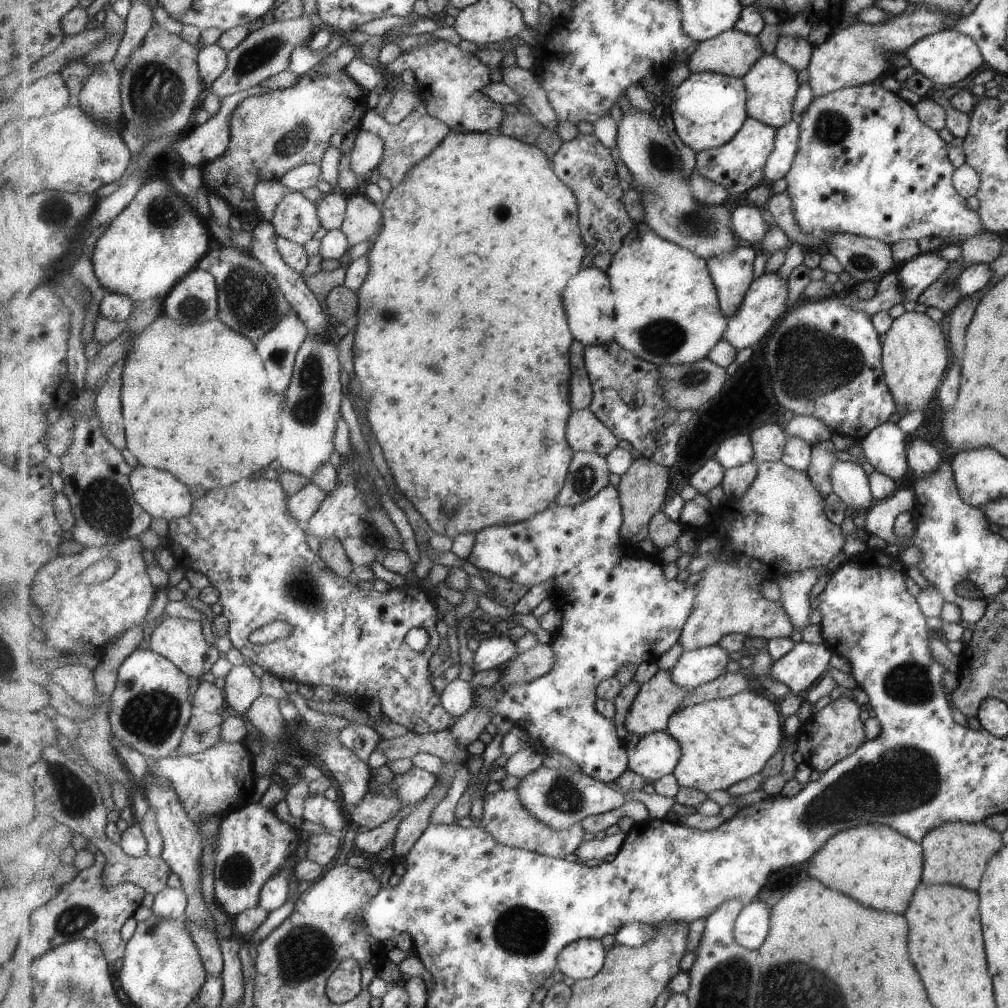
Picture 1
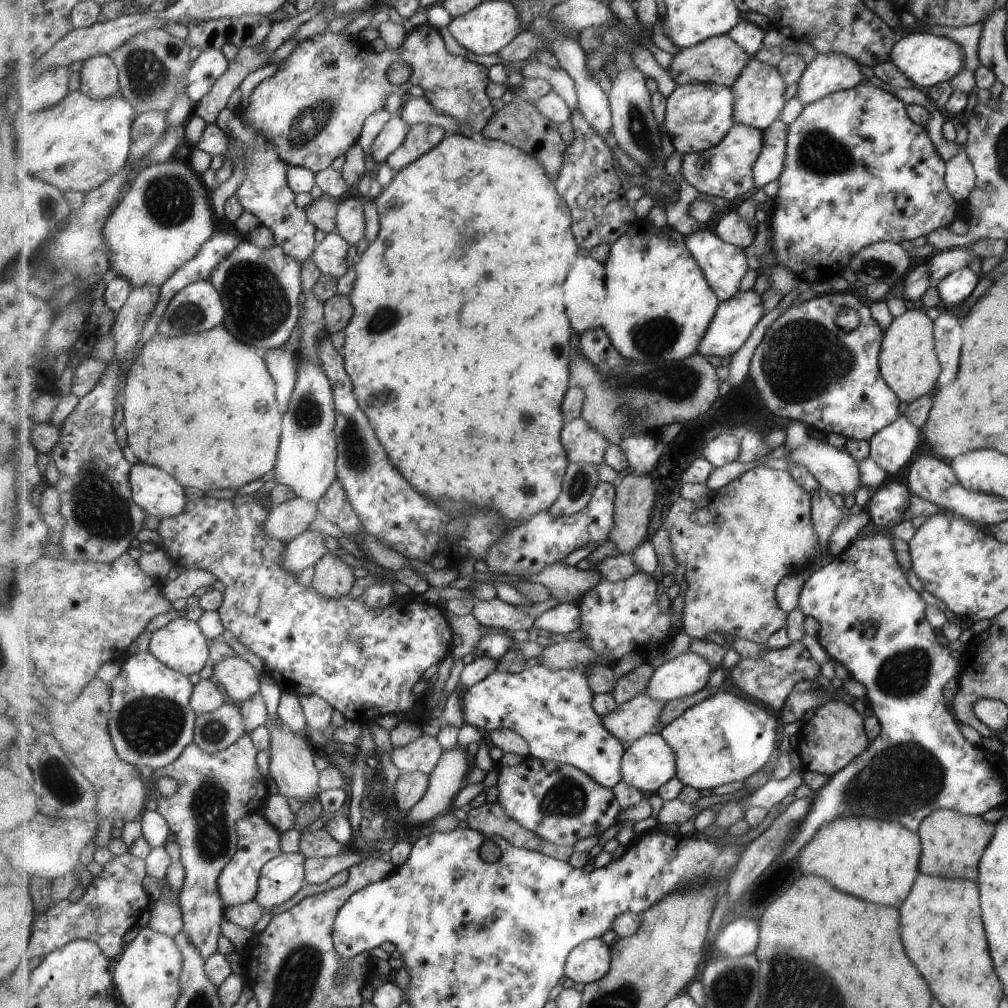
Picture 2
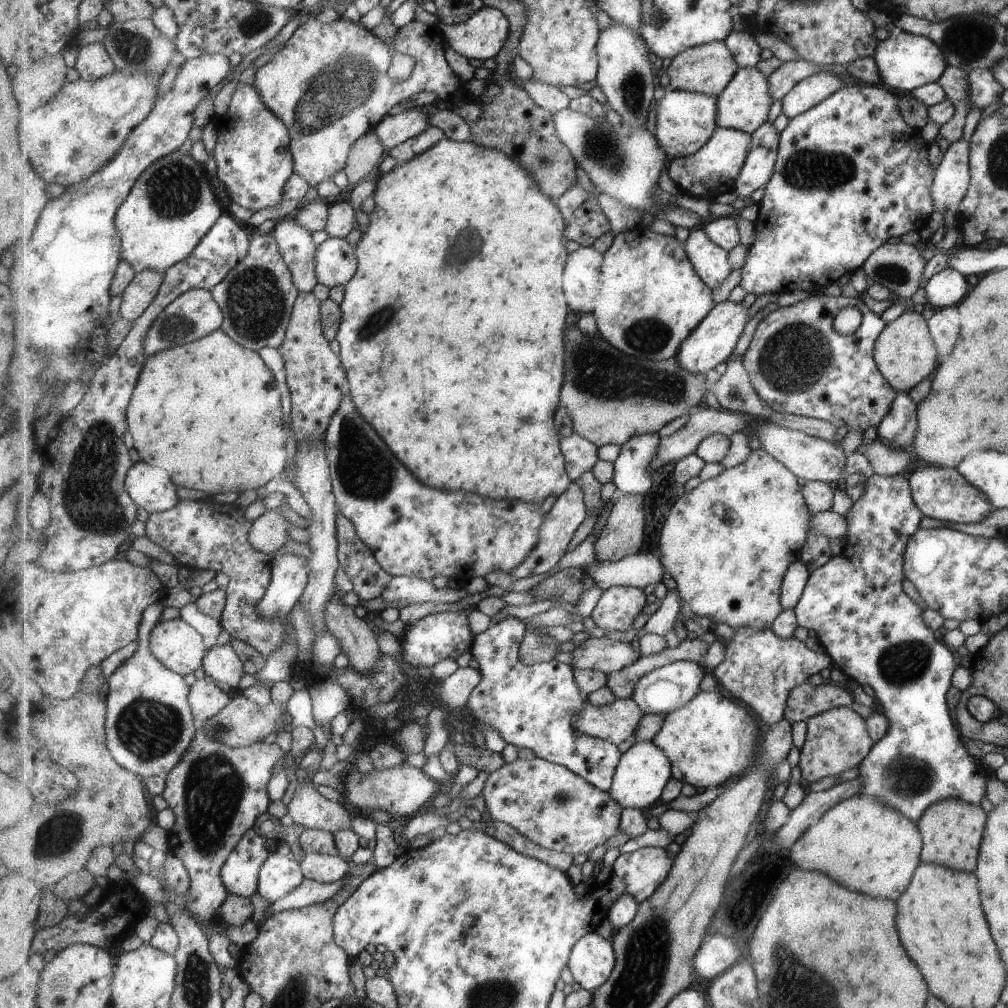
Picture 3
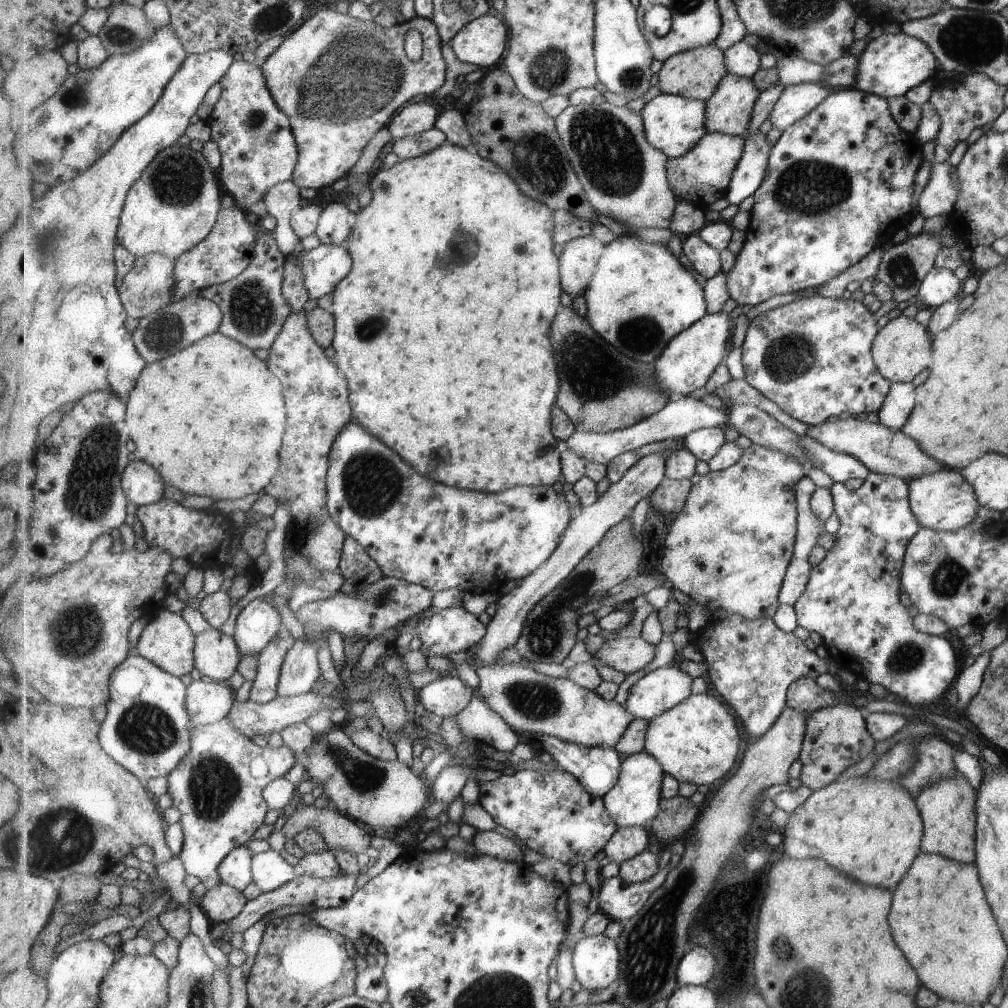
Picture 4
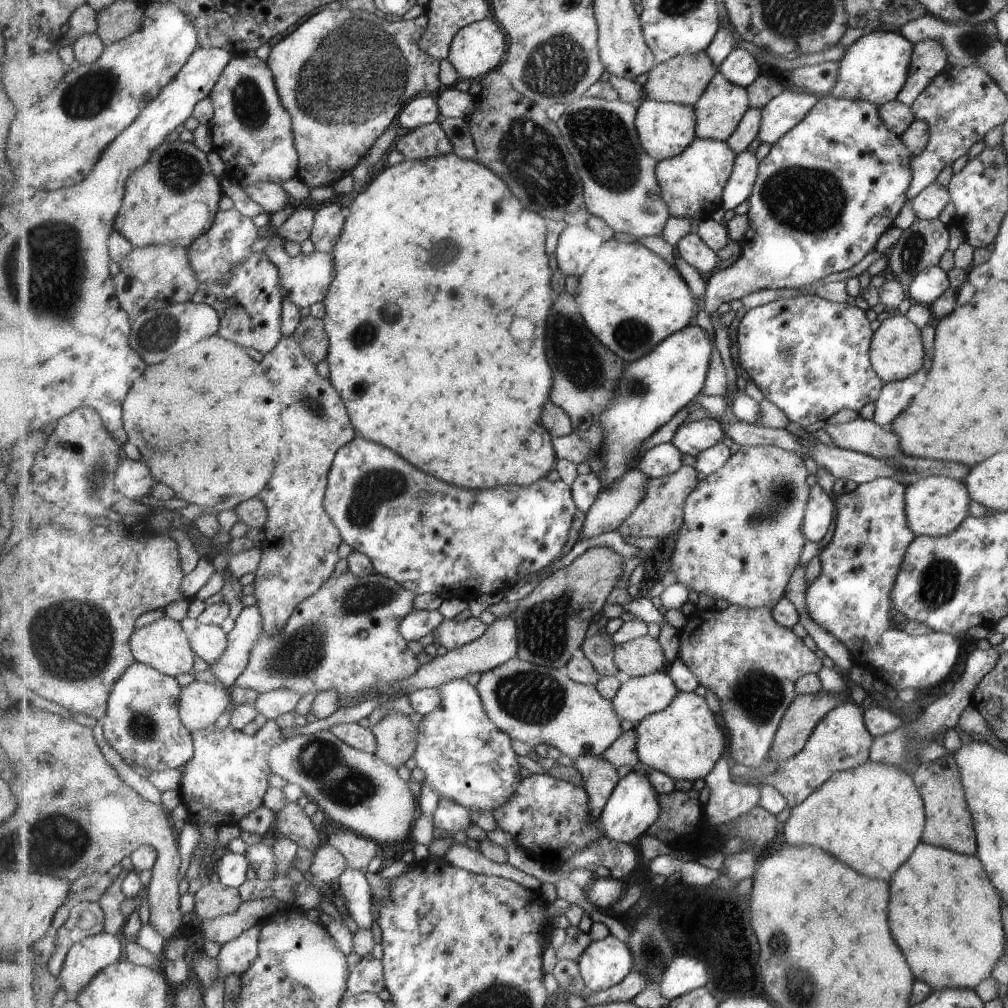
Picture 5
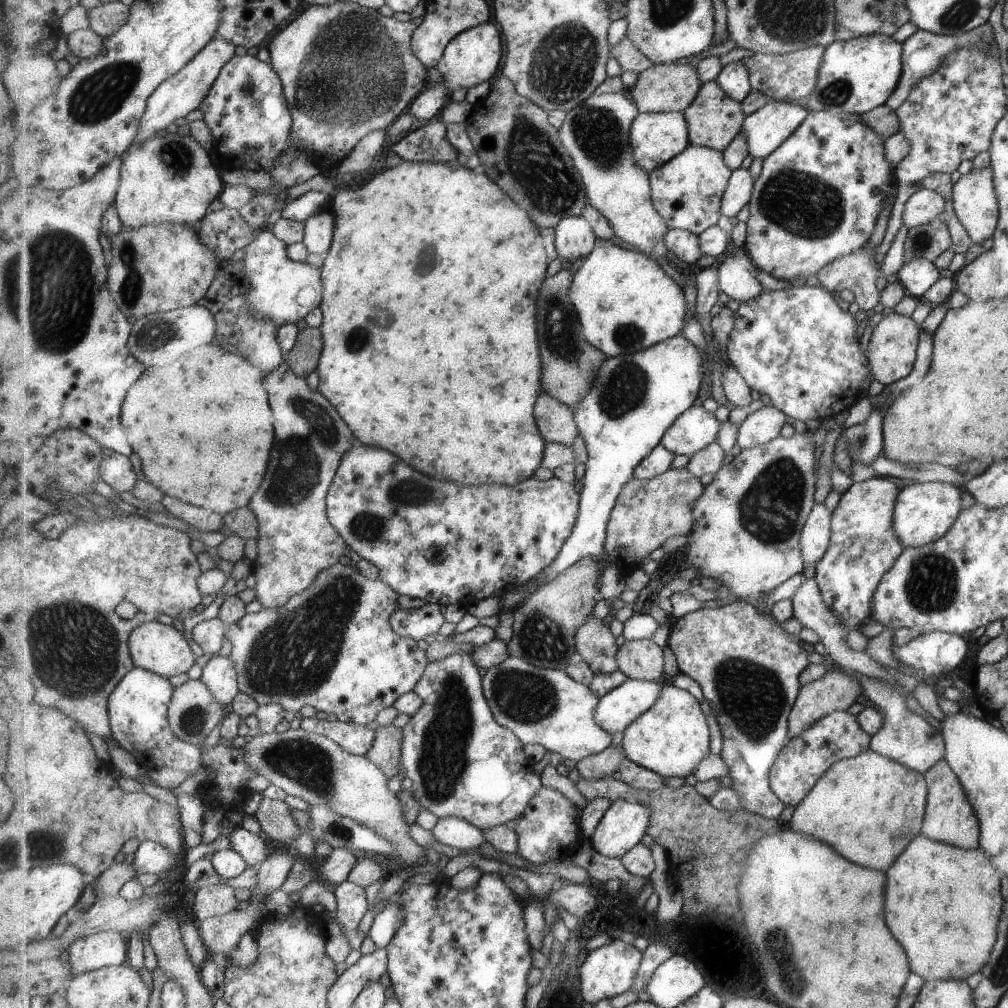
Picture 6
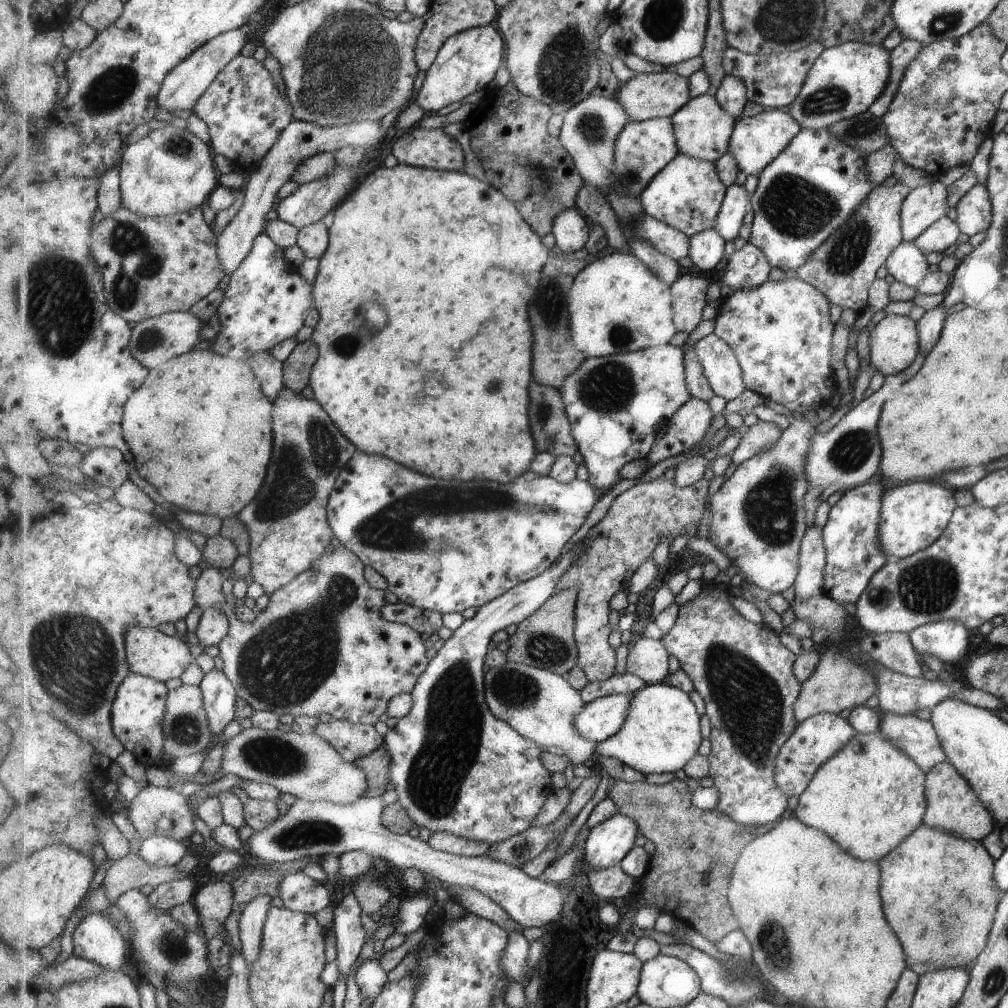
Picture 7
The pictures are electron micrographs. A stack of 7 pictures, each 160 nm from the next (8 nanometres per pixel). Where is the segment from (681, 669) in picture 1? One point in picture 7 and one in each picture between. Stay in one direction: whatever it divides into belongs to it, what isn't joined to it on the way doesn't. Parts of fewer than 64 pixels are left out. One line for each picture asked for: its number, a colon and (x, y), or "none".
2: (684, 675)
3: (668, 688)
4: (658, 691)
5: (639, 697)
6: (616, 711)
7: (603, 718)

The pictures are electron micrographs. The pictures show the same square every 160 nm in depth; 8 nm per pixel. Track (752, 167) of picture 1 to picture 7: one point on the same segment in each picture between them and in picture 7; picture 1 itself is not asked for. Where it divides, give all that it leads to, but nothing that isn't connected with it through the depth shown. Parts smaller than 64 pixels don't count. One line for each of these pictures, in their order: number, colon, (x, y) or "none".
2: (727, 170)
3: (713, 170)
4: (703, 175)
5: (693, 182)
6: (688, 191)
7: (688, 194)

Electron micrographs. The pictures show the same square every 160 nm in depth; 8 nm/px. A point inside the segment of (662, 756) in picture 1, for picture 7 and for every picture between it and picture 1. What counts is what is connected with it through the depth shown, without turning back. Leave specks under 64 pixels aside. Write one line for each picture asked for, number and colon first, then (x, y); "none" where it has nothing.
2: (650, 762)
3: (645, 769)
4: (635, 800)
5: (634, 807)
6: (626, 822)
7: (607, 845)

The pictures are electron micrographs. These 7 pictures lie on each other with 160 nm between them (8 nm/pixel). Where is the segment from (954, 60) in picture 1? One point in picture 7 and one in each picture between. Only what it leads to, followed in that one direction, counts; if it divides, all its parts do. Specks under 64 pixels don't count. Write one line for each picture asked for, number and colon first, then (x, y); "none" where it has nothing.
2: (925, 59)
3: (904, 61)
4: (891, 64)
5: (874, 68)
6: (858, 74)
7: (847, 78)

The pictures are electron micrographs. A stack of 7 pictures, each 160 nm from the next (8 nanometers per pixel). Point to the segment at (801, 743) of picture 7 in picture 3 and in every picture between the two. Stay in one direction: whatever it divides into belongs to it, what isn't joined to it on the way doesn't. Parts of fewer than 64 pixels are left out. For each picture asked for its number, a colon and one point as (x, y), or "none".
3: (872, 632)
4: (836, 737)
5: (840, 741)
6: (805, 759)

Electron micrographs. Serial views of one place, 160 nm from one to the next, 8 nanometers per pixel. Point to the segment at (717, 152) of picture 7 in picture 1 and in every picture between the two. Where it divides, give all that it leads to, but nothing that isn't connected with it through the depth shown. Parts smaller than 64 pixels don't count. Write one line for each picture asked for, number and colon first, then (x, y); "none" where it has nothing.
1: (772, 84)
2: (759, 93)
3: (745, 104)
4: (730, 110)
5: (721, 109)
6: (715, 119)

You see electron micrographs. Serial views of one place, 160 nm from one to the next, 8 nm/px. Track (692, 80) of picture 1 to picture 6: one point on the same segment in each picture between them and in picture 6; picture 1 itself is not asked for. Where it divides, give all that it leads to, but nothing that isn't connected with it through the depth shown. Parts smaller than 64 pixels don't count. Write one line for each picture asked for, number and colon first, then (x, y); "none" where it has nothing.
2: (698, 116)
3: (686, 120)
4: (674, 124)
5: (666, 129)
6: (657, 137)

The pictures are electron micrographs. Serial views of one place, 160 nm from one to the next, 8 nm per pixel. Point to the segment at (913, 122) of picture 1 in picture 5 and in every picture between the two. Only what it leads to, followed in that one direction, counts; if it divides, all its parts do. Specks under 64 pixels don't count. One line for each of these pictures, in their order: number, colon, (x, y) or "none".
2: (858, 171)
3: (851, 174)
4: (839, 182)
5: (832, 185)

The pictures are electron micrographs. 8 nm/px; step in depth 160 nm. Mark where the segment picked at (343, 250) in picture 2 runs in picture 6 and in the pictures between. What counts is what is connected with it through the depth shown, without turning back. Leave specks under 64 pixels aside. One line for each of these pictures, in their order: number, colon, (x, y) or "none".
3: (337, 262)
4: (325, 266)
5: (306, 278)
6: (279, 288)

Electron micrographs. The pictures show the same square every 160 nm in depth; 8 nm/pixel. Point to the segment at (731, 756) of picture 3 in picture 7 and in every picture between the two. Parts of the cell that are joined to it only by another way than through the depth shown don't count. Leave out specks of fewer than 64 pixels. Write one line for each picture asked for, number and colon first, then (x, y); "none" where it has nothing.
4: (698, 741)
5: (685, 741)
6: (671, 738)
7: (662, 733)

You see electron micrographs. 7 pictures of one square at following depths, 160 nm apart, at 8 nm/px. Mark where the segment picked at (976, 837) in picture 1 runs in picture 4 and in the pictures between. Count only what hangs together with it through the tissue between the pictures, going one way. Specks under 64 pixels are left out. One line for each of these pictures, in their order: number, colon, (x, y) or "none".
2: (952, 842)
3: (952, 830)
4: (947, 808)

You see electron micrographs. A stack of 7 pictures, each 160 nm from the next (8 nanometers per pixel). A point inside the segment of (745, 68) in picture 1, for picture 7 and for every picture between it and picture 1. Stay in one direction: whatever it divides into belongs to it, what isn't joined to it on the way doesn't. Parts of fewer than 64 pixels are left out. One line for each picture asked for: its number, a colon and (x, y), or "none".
2: (719, 59)
3: (708, 68)
4: (697, 73)
5: (684, 79)
6: (666, 87)
7: (645, 96)

